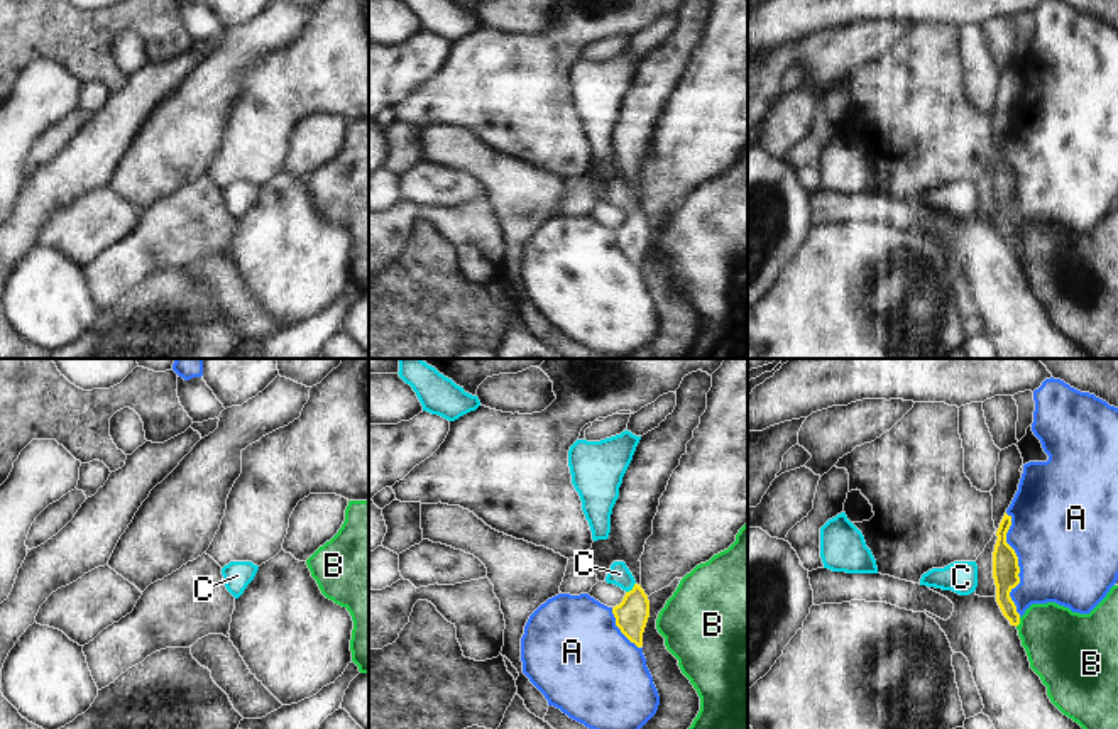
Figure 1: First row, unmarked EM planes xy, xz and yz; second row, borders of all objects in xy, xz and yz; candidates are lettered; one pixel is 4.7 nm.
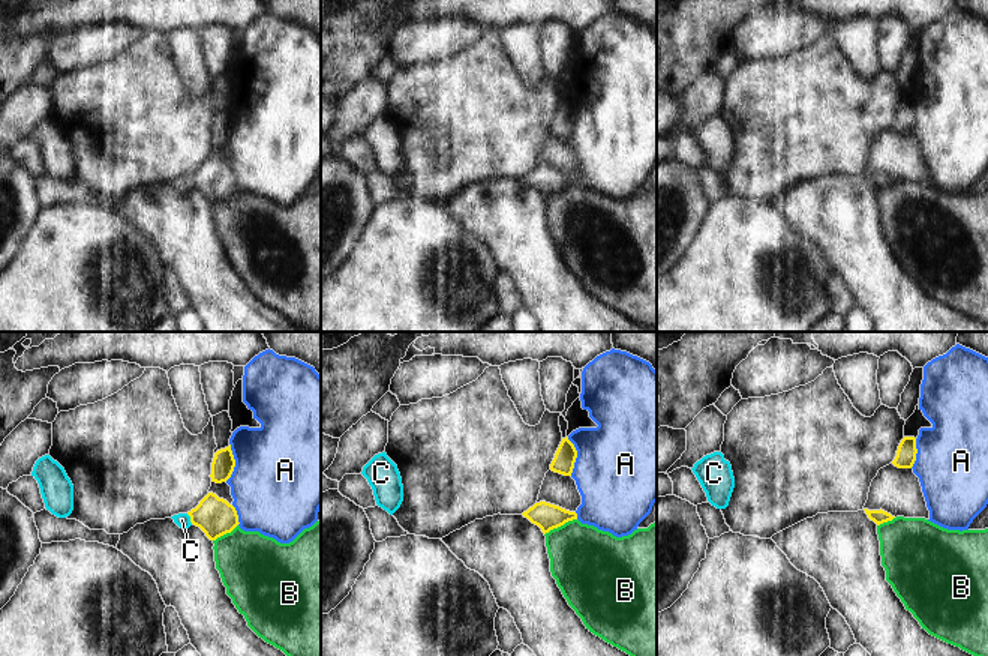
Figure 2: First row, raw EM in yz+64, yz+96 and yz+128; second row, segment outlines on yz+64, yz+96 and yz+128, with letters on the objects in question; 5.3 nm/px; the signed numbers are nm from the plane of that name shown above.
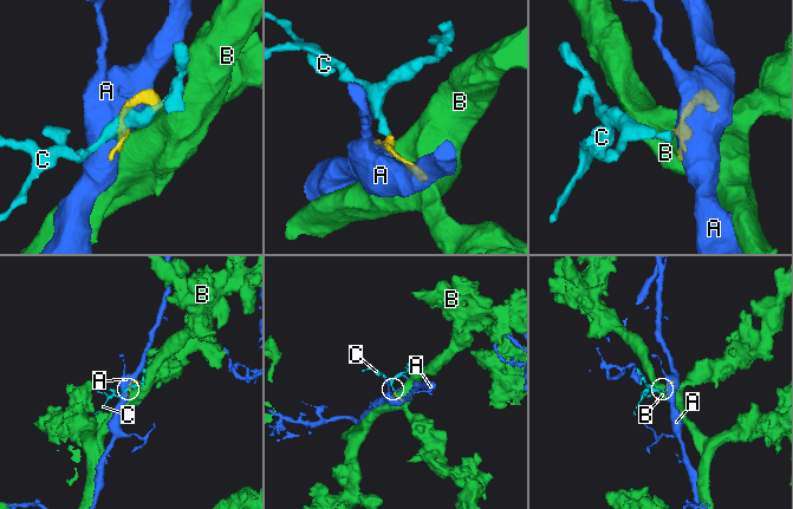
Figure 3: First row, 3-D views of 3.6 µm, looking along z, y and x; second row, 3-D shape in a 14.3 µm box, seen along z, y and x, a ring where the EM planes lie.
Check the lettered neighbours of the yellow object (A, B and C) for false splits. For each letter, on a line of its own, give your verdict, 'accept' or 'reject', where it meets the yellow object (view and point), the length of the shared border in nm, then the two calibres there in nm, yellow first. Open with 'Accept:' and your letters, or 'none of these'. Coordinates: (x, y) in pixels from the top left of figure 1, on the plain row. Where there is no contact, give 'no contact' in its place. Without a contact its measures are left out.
Accept: C
A: reject | yz (1017, 186) | 500 nm | 130/480 nm
B: reject | yz (1019, 244) | 50 nm | 130/360 nm
C: accept | xz (633, 208) | 70 nm | 160/100 nm

